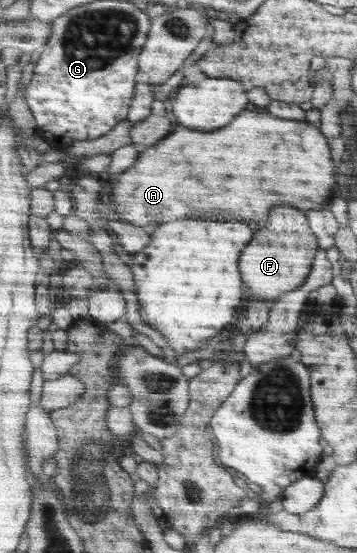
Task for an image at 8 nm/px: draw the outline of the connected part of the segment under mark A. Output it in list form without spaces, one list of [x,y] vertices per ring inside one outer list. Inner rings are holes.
[[[255,111],[241,113],[229,127],[221,131],[217,130],[215,133],[180,128],[177,130],[179,133],[171,133],[171,137],[149,147],[139,157],[139,163],[131,167],[131,171],[125,171],[109,180],[108,190],[104,197],[111,206],[107,217],[112,217],[112,219],[121,217],[127,223],[145,227],[153,223],[161,225],[161,223],[171,223],[177,219],[179,221],[191,219],[193,215],[199,219],[201,217],[209,219],[209,213],[211,213],[213,221],[247,219],[247,221],[257,221],[257,229],[261,229],[269,223],[269,215],[275,205],[293,203],[301,207],[303,211],[329,206],[330,200],[334,198],[331,195],[335,191],[335,185],[340,181],[335,181],[338,174],[335,173],[331,147],[329,147],[327,135],[321,129],[322,127],[318,128],[307,120],[279,119],[279,117],[273,117],[271,113],[265,115],[265,113],[255,113]]]

